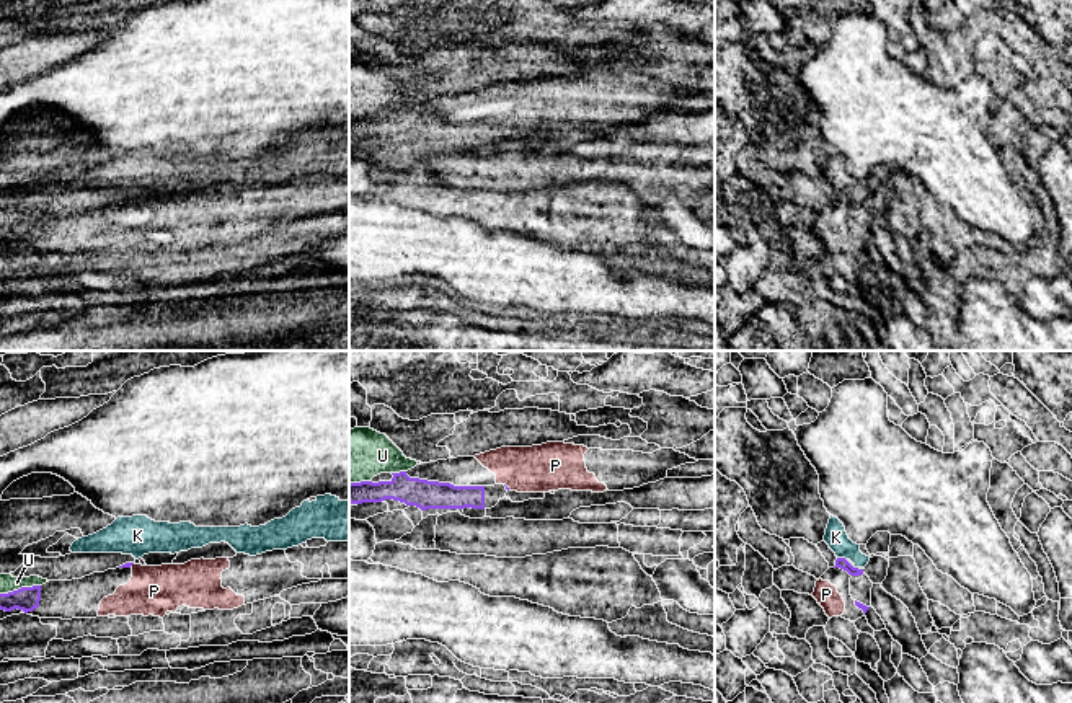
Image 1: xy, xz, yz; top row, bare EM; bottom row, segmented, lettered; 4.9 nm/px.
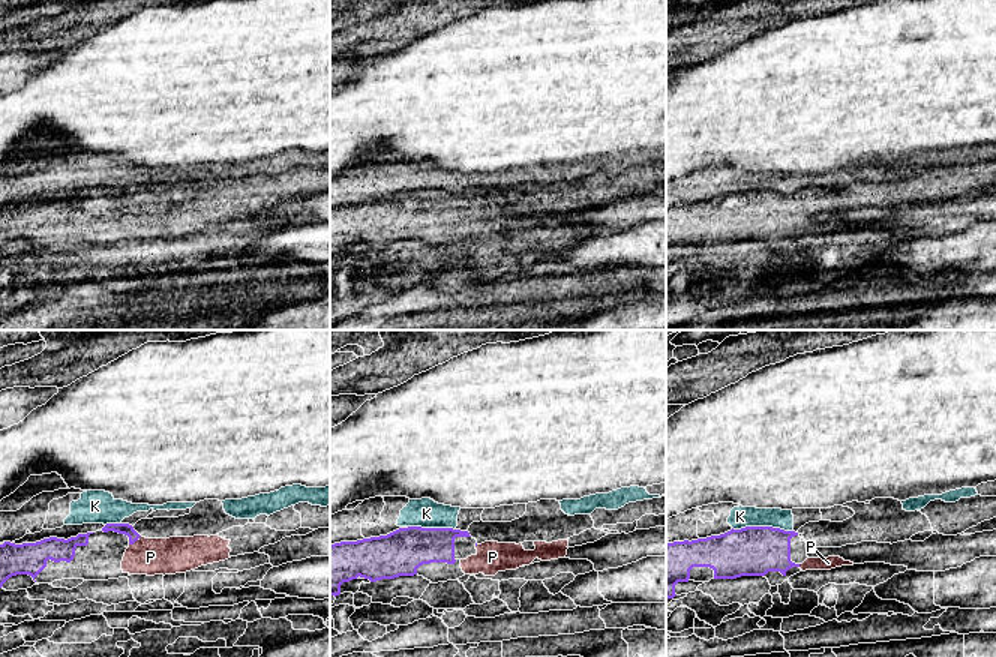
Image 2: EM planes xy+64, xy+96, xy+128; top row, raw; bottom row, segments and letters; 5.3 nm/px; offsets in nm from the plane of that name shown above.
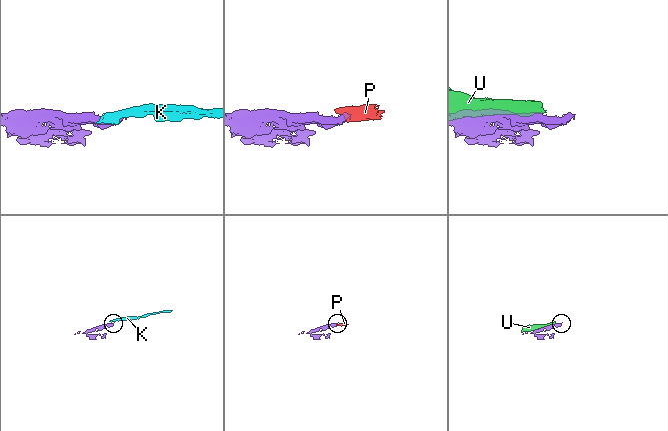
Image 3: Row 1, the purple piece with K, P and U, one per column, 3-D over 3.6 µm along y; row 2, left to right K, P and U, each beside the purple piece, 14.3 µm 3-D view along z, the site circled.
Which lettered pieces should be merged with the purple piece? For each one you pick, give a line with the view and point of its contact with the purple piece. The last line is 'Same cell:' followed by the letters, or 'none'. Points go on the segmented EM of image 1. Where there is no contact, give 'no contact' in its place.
P: contact xz (506, 486)
Same cell: P

